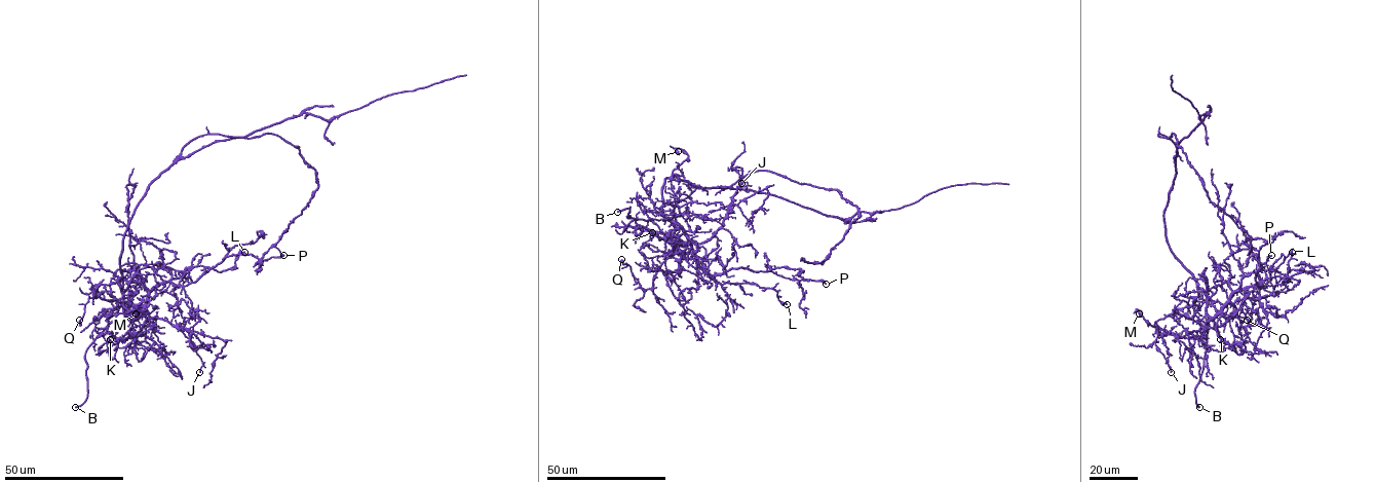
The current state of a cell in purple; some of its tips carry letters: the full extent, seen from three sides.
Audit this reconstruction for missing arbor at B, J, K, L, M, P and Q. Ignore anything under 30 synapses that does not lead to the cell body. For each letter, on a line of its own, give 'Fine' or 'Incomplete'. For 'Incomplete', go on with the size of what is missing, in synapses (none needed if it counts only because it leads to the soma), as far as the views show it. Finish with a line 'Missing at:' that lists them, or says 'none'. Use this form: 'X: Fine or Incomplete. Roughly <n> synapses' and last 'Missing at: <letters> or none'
B: Incomplete
J: Fine
K: Fine
L: Fine
M: Fine
P: Fine
Q: Fine
Missing at: B

